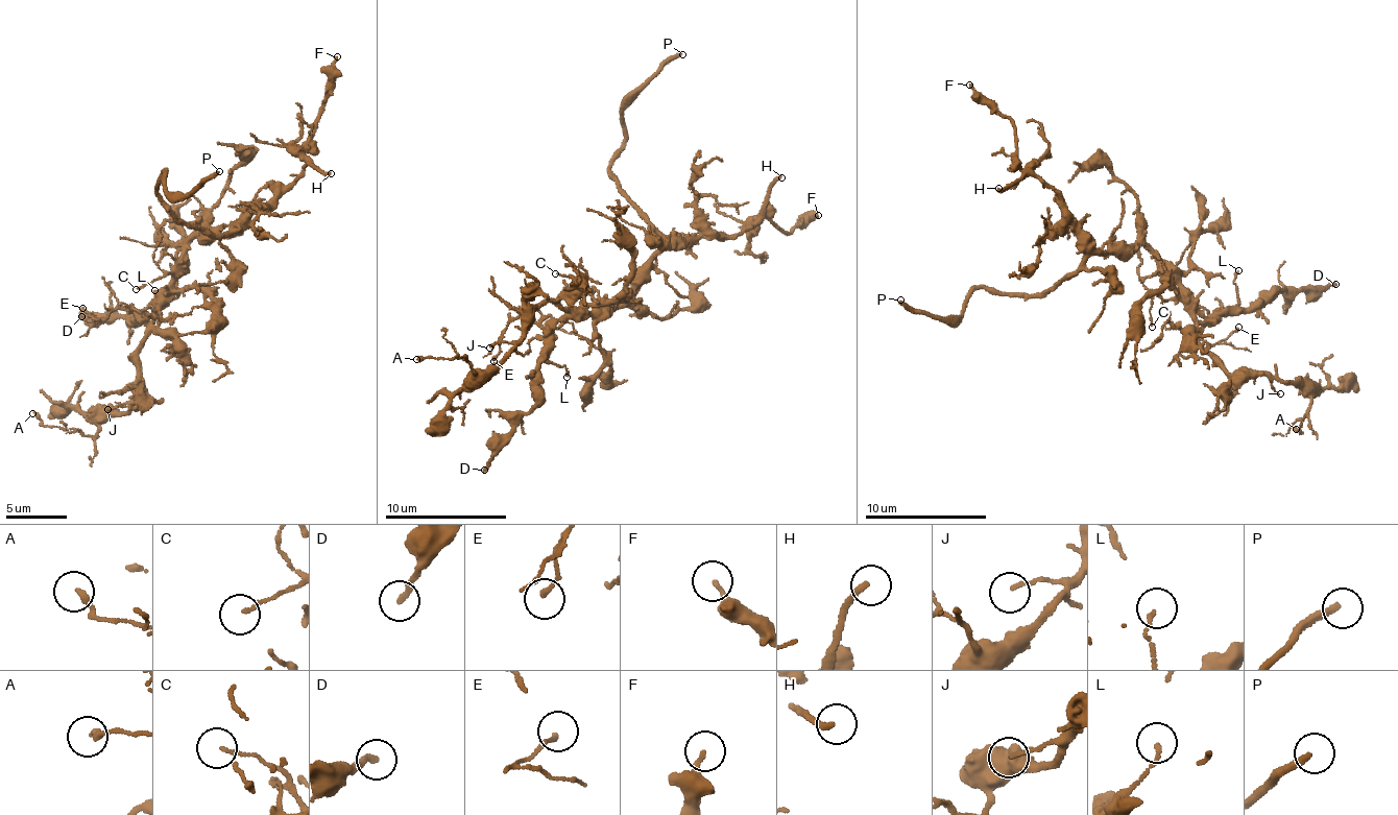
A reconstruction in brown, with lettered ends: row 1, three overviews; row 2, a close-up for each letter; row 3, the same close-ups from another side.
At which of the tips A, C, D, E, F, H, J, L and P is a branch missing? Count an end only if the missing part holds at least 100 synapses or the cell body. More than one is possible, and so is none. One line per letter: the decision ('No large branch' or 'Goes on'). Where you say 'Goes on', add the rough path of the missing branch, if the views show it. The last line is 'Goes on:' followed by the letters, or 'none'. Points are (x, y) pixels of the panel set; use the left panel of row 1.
A: No large branch
C: No large branch
D: No large branch
E: No large branch
F: No large branch
H: No large branch
J: No large branch
L: No large branch
P: Goes on
Goes on: P

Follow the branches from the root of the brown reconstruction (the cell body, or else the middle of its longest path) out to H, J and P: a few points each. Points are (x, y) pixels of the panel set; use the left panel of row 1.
H: (196, 235), (231, 236), (236, 230), (245, 229), (262, 206), (273, 205), (280, 198), (306, 164), (331, 173)
J: (196, 235), (187, 246), (165, 303), (137, 356), (139, 372), (134, 380), (138, 397), (107, 409)
P: (196, 235), (230, 236), (177, 219), (155, 192), (158, 177), (162, 171), (167, 192), (185, 194), (219, 171)

